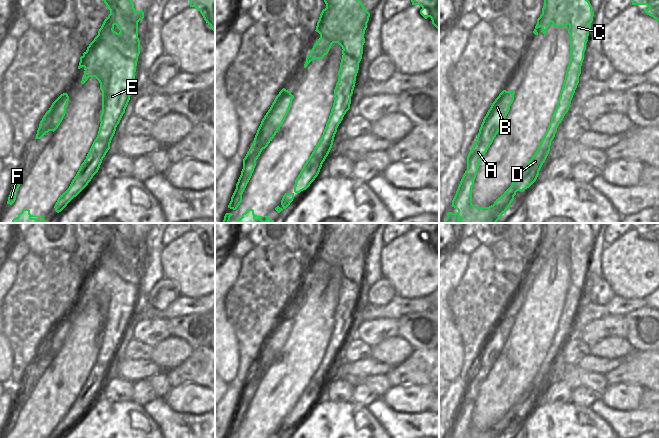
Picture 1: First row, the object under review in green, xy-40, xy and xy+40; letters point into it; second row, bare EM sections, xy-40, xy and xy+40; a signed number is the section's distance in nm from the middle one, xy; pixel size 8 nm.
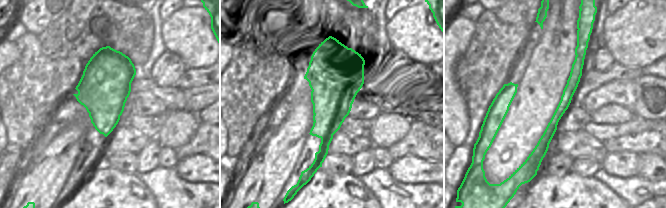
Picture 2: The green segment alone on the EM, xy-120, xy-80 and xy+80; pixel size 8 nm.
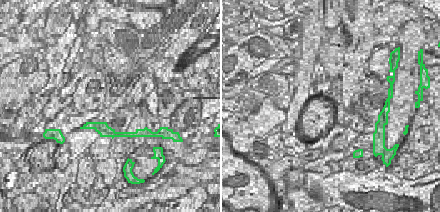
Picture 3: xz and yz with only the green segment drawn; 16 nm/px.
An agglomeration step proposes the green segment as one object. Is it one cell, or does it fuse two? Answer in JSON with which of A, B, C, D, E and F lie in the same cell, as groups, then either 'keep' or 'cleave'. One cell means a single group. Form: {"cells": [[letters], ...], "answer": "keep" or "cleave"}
{"cells": [["A", "B", "D", "F"], ["C", "E"]], "answer": "cleave"}

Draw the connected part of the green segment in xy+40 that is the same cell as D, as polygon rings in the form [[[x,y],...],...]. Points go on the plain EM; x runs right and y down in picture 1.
[[[503,314],[484,341],[476,365],[467,380],[467,394],[452,424],[451,430],[456,432],[458,436],[448,436],[448,438],[504,438],[514,424],[516,416],[529,412],[536,405],[539,395],[549,378],[552,366],[545,360],[532,382],[514,403],[511,410],[496,423],[493,429],[477,431],[472,428],[472,412],[480,390],[480,384],[498,358],[514,324],[514,318],[515,315]]]

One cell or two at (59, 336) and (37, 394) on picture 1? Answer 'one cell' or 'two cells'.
one cell

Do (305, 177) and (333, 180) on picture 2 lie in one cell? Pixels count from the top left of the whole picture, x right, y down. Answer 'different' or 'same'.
different

